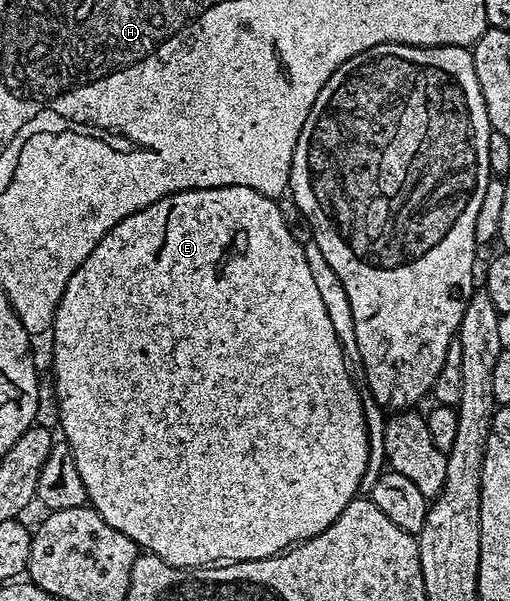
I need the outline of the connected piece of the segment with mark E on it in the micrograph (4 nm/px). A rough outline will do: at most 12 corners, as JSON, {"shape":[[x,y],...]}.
{"shape":[[247,186],[120,220],[52,327],[89,505],[179,568],[320,536],[370,459]]}

